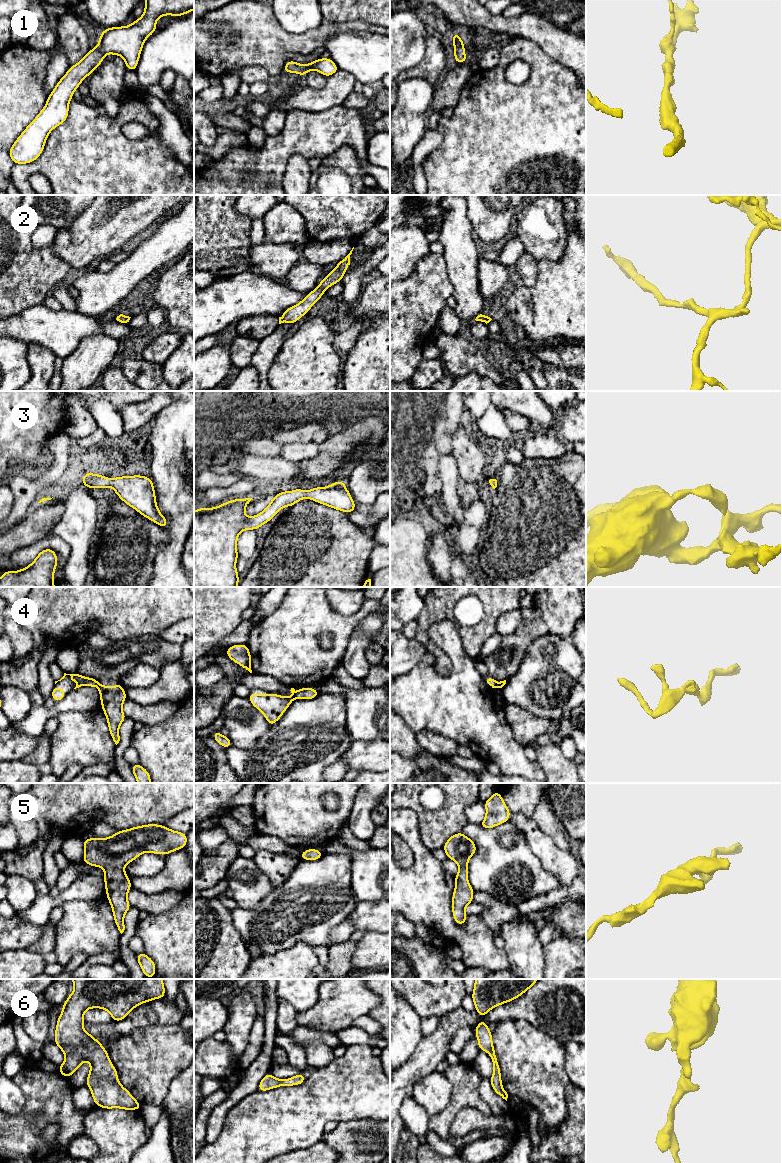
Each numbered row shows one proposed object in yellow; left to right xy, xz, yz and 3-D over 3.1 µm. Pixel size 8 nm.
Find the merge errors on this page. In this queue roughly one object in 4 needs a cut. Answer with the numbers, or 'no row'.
4

